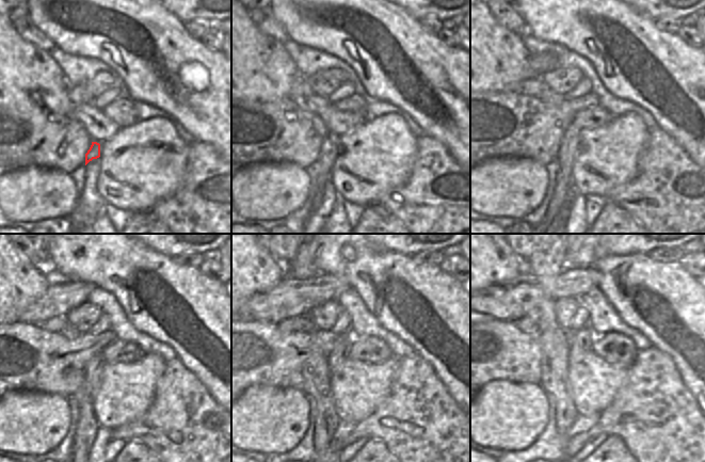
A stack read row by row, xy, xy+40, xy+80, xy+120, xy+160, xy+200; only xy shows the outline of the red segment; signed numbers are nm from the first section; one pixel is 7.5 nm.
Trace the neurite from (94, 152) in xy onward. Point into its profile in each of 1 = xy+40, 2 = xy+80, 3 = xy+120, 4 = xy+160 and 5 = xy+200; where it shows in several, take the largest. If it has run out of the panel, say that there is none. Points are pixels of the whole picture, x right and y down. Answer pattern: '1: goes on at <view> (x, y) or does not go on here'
1: goes on at xy+40 (330, 147)
2: goes on at xy+80 (569, 146)
3: goes on at xy+120 (94, 368)
4: goes on at xy+160 (339, 353)
5: goes on at xy+200 (580, 341)

